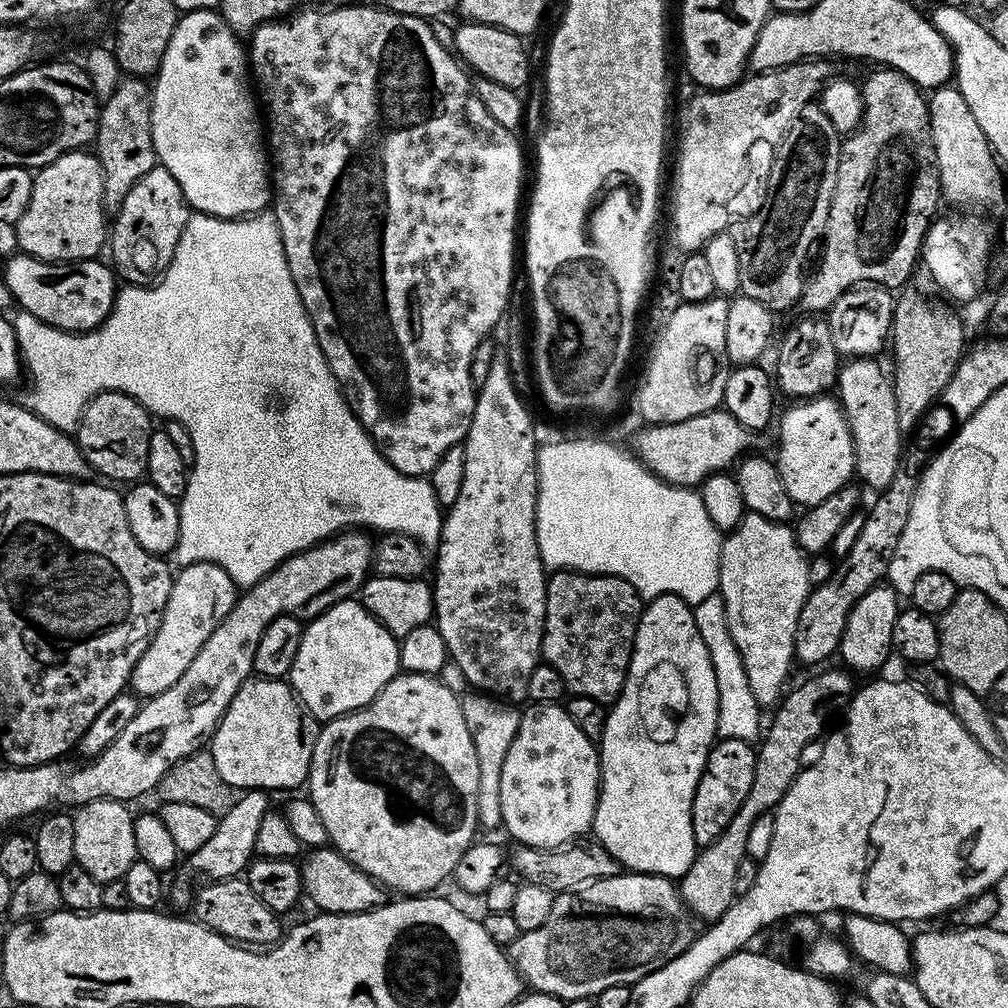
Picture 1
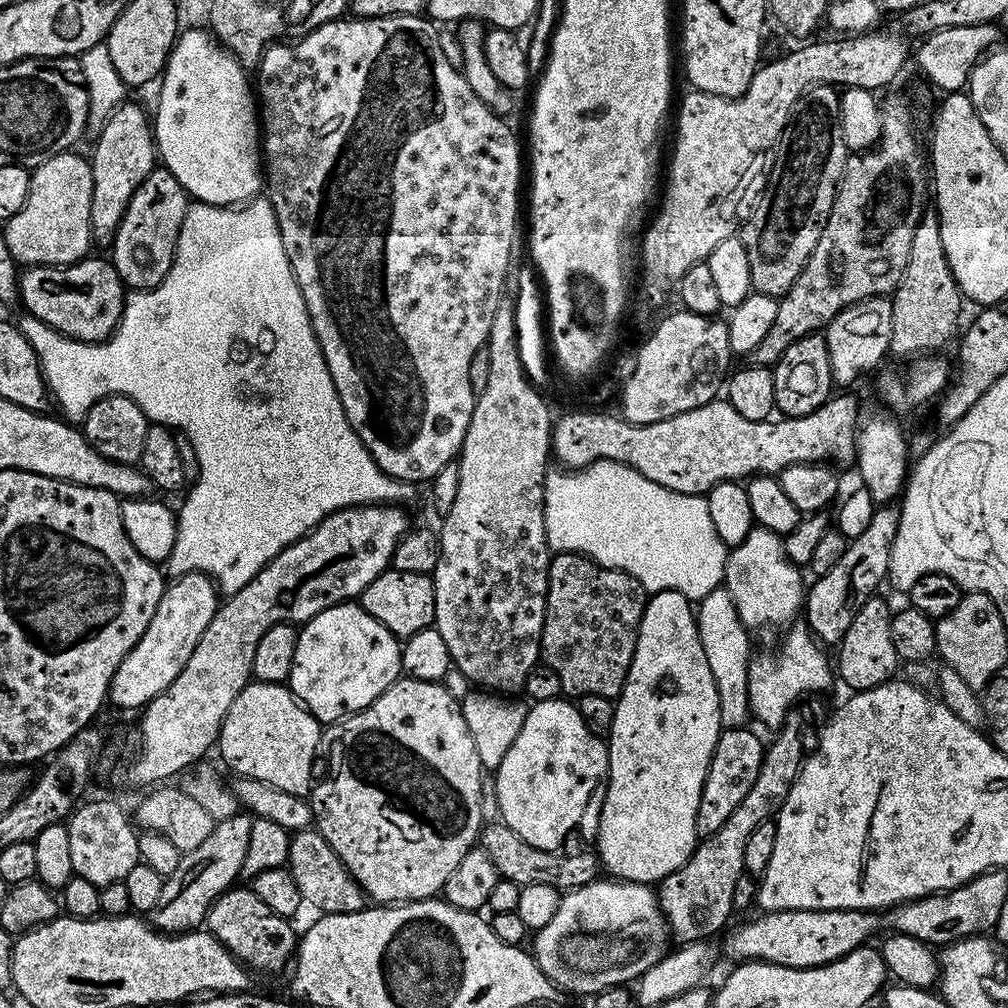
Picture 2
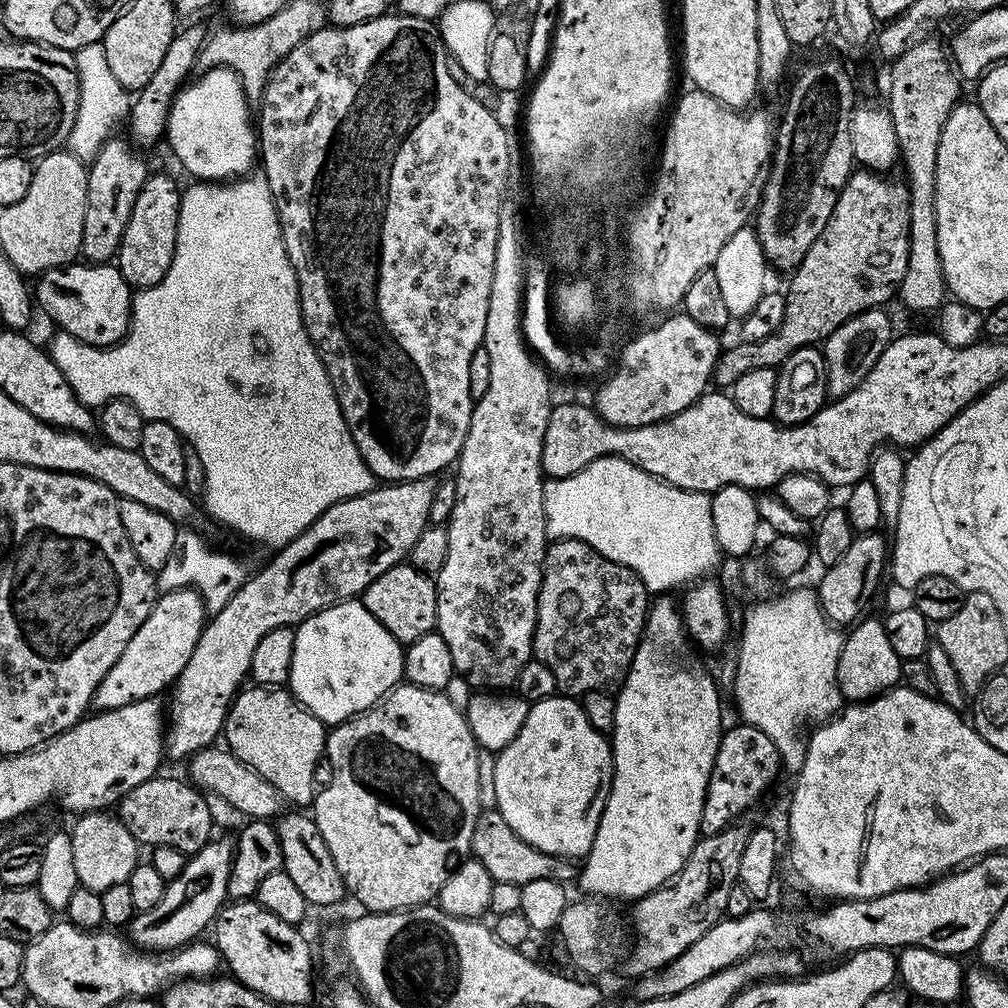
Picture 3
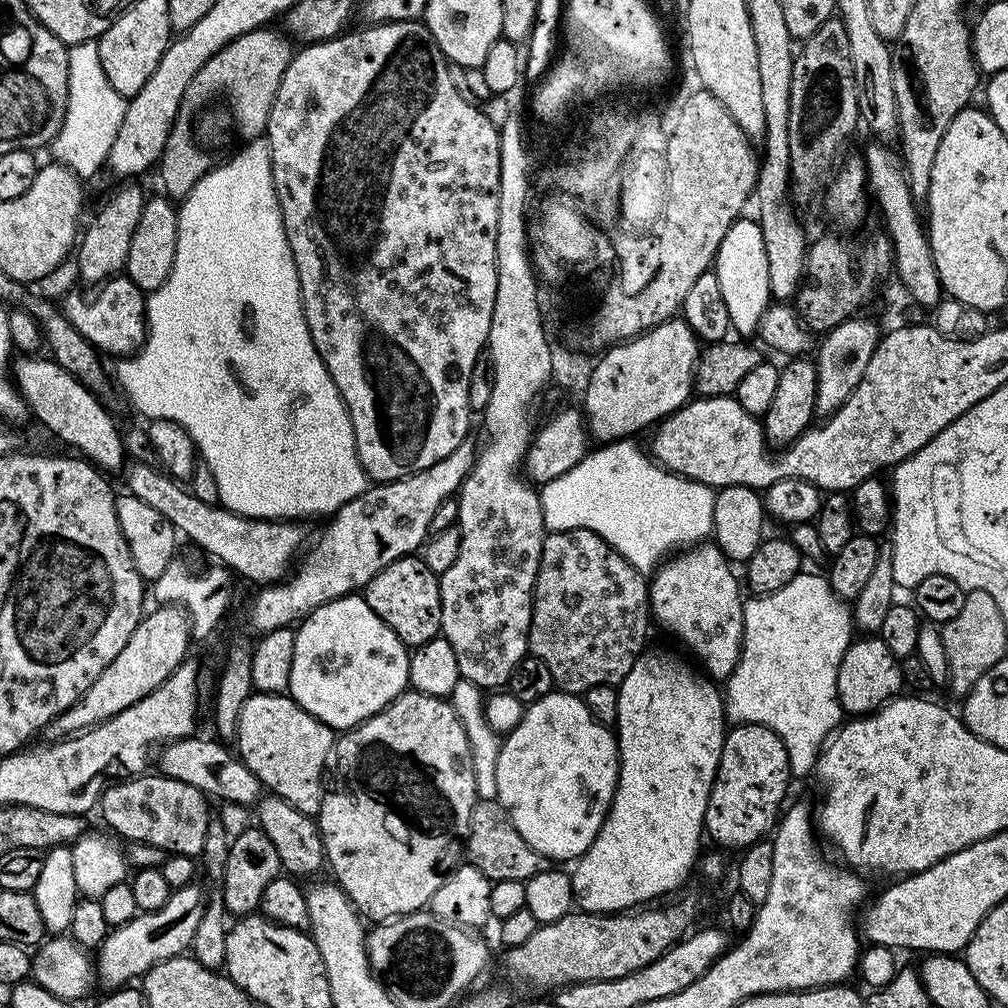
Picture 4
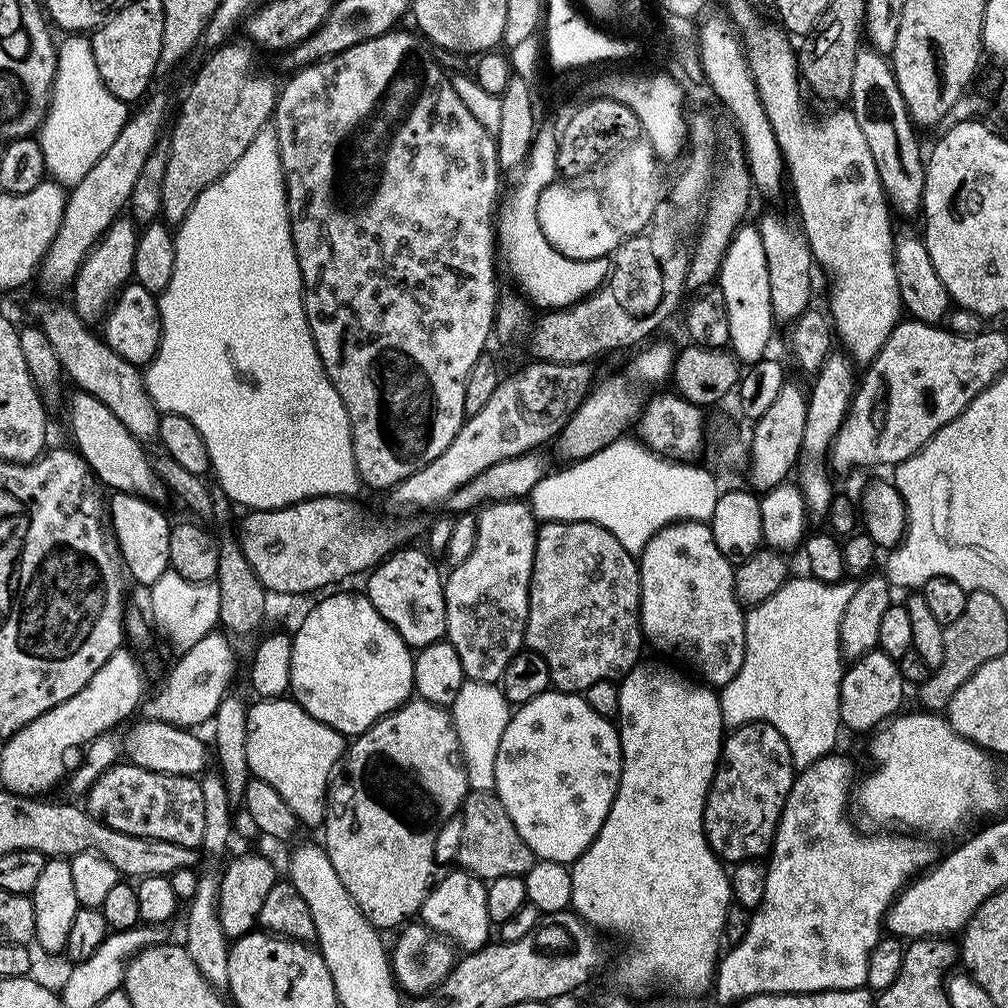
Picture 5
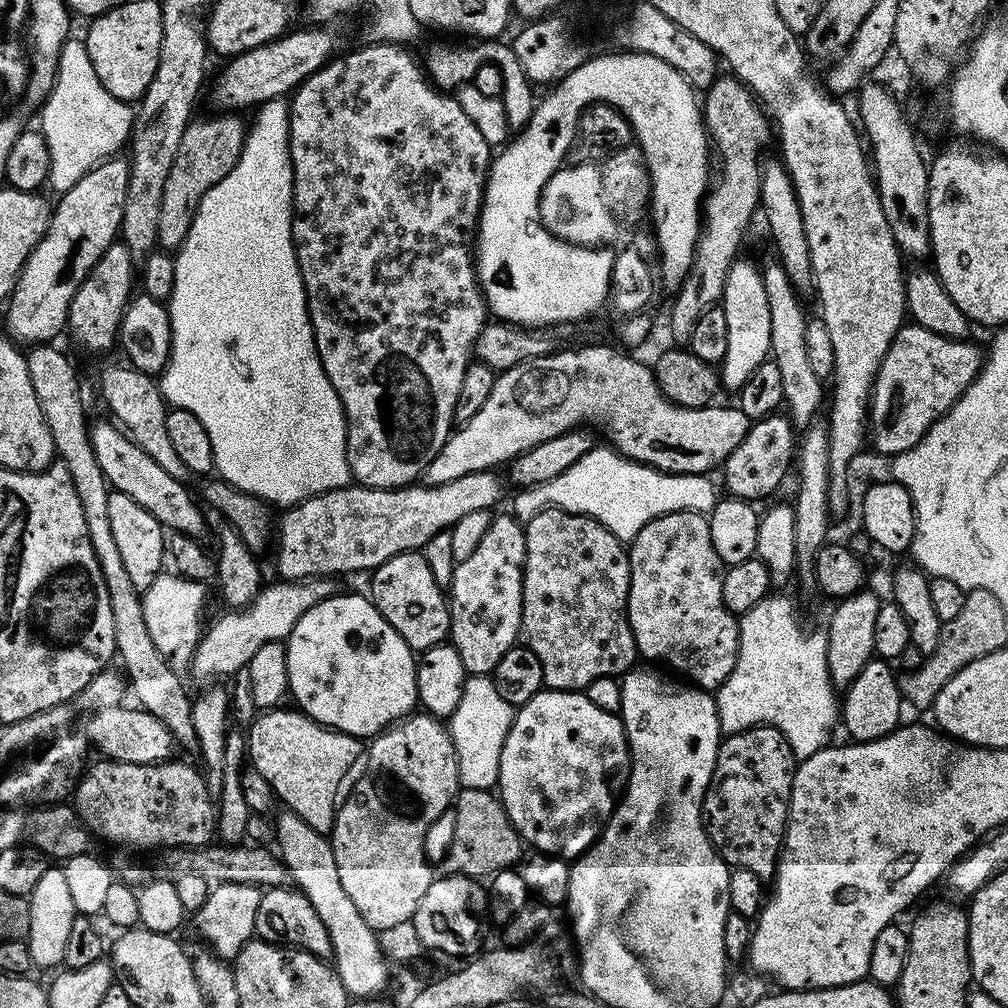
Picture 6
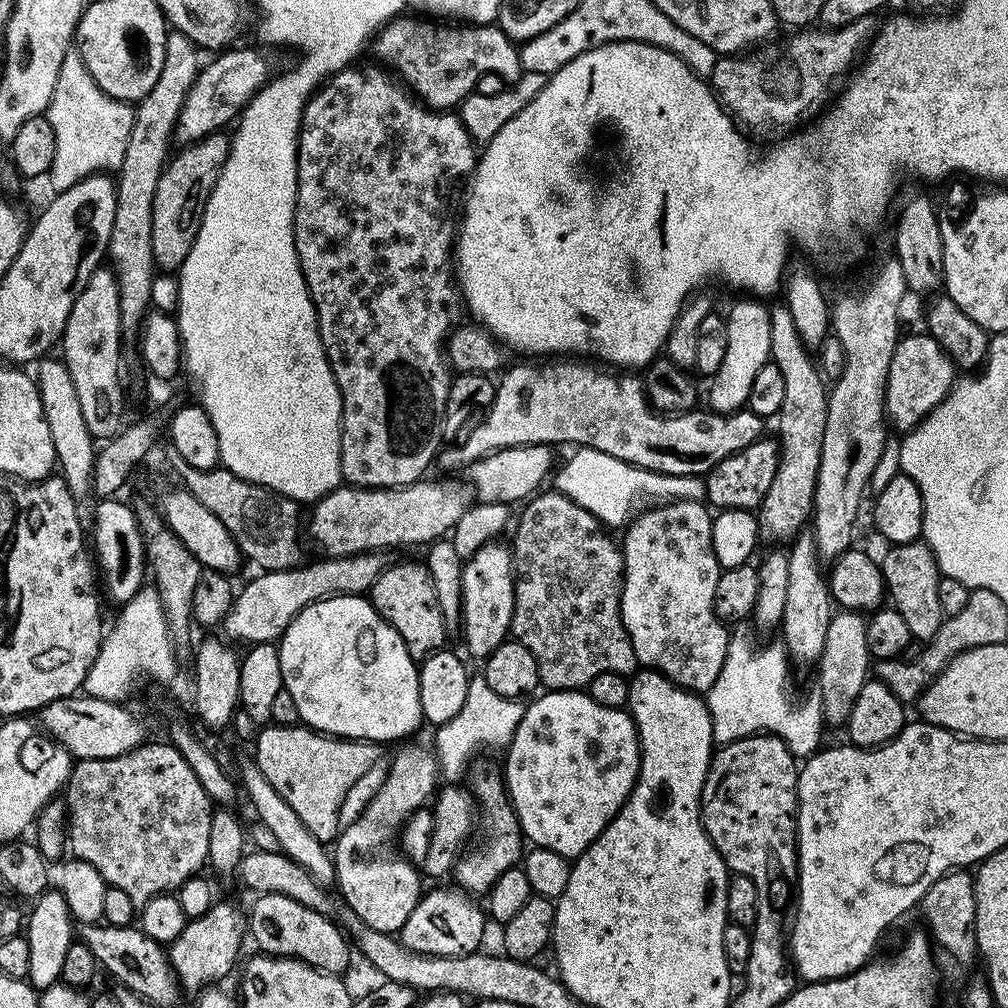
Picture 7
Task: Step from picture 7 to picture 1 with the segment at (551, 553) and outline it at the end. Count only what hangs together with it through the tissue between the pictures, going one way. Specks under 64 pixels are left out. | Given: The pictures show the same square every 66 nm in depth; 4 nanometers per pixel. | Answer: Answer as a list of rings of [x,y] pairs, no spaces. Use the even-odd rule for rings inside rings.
[[[556,570],[548,576],[546,614],[540,654],[543,663],[562,674],[571,695],[594,698],[606,706],[615,704],[628,677],[634,638],[642,611],[642,599],[621,576]]]

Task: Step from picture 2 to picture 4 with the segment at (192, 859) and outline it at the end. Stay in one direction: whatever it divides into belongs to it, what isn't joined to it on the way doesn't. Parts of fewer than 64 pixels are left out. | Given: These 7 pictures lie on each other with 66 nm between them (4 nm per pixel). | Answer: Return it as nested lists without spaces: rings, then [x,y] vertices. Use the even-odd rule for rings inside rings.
[[[193,882],[172,891],[170,898],[158,910],[141,912],[126,926],[111,929],[108,936],[100,944],[95,957],[94,968],[98,980],[105,984],[105,989],[115,990],[127,985],[137,976],[143,977],[145,972],[156,964],[166,962],[175,956],[183,956],[194,942],[194,933],[198,930],[198,922],[202,922],[205,889],[199,888],[199,883]]]

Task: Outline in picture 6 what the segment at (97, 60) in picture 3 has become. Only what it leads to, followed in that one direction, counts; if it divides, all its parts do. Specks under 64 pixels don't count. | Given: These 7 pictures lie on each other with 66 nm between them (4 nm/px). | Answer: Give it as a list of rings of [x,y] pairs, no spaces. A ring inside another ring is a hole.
[[[69,38],[63,44],[55,85],[41,111],[40,131],[47,140],[47,149],[50,150],[48,184],[58,194],[68,190],[101,160],[115,157],[119,153],[117,151],[127,145],[135,120],[133,107],[114,98],[102,86],[93,63],[90,62],[89,52],[80,38]]]

